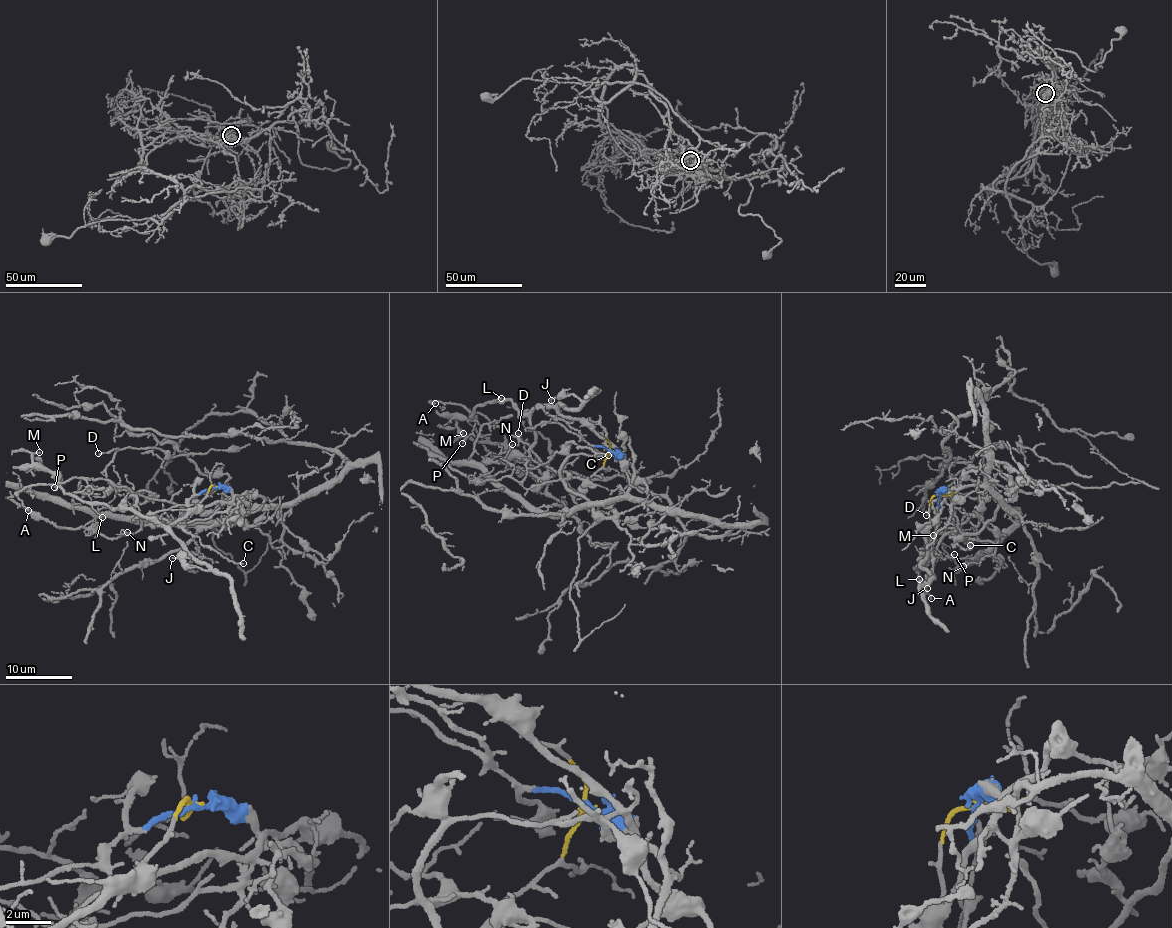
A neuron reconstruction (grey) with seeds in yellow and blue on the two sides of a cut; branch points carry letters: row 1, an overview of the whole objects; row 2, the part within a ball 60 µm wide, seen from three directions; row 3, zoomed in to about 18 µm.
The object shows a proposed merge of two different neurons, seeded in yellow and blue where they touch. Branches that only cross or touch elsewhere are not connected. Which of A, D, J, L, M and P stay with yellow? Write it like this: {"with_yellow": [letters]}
{"with_yellow": ["A", "D", "J", "L", "M", "P"]}

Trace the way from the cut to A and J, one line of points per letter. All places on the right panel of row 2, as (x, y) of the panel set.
A: (940, 495), (931, 499), (928, 551), (915, 567), (919, 573), (925, 561), (919, 572), (931, 598)
J: (940, 495), (931, 499), (926, 538), (929, 548), (920, 568), (934, 575), (922, 588), (927, 588)

